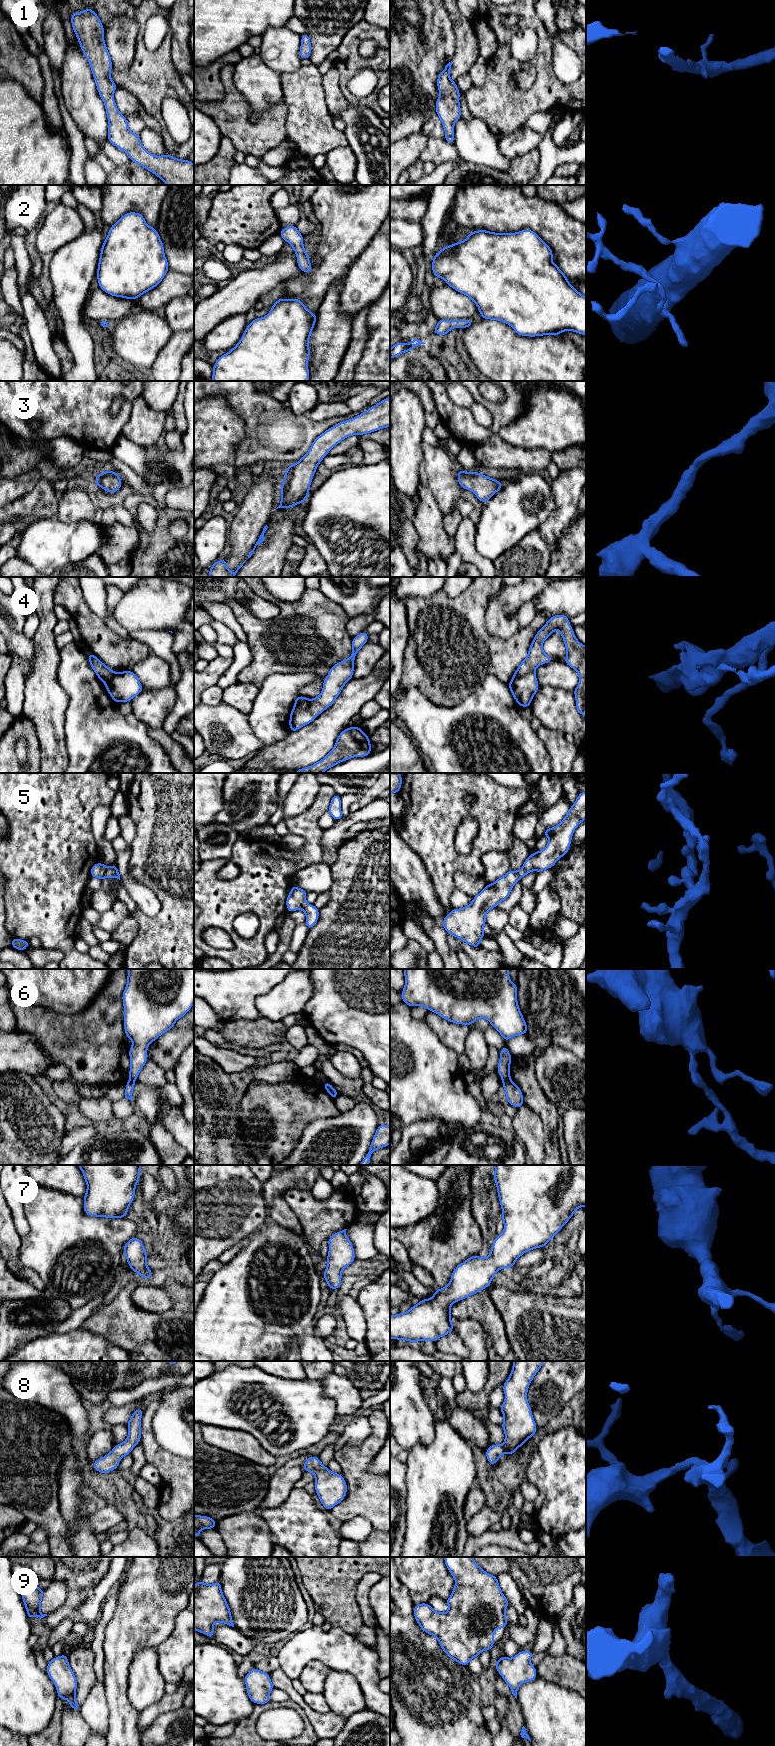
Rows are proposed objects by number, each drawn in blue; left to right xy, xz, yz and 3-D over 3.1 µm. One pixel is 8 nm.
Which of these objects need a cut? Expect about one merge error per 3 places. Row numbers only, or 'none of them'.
4, 6

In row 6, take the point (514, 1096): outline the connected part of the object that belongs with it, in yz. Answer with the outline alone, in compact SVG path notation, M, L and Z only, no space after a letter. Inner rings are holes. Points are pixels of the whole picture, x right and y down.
M509 1079L508 1081L503 1082L502 1085L506 1093L506 1102L515 1108L520 1108L524 1105L523 1093L512 1080Z

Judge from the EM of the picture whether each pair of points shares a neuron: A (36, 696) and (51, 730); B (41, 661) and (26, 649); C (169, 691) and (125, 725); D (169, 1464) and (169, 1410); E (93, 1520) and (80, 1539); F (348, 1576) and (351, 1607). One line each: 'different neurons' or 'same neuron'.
A: same neuron
B: different neurons
C: different neurons
D: different neurons
E: different neurons
F: same neuron

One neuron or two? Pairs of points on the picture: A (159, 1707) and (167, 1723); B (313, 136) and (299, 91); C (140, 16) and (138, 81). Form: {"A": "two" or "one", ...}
{"A": "two", "B": "one", "C": "one"}

